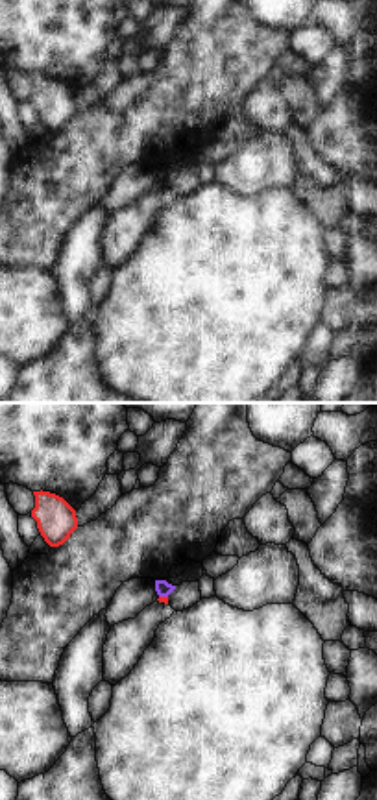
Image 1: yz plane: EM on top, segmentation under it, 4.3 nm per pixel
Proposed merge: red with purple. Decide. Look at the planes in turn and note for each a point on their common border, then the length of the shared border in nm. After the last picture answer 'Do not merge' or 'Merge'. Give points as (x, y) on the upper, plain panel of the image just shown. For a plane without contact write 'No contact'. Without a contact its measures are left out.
Touches red at (163, 183). Shared border 40 nm

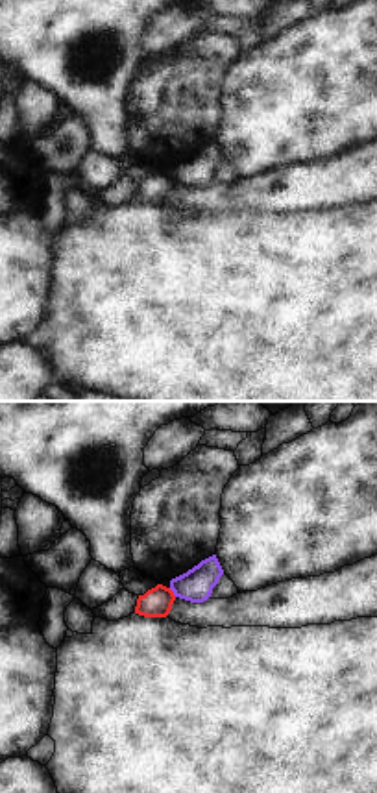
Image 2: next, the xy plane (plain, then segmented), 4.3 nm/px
Touches red at (172, 178). Shared border 50 nm

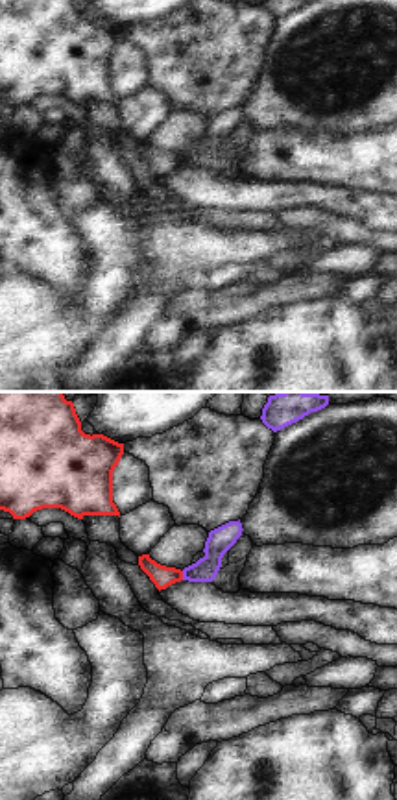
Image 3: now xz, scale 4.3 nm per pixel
Touches red at (181, 161). Shared border 40 nm

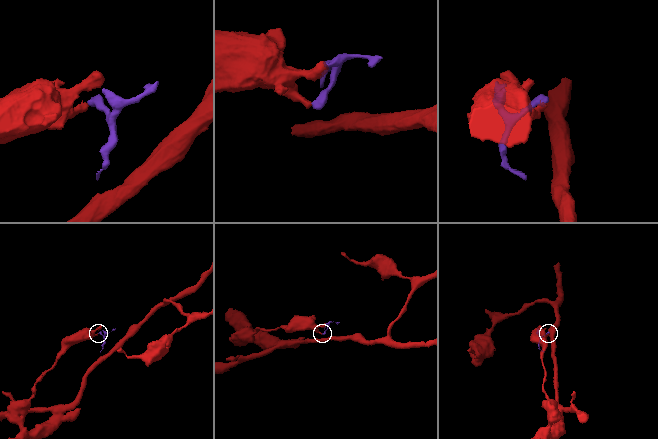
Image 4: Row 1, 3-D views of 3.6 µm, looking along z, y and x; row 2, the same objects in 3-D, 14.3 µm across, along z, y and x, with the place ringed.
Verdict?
Do not merge

